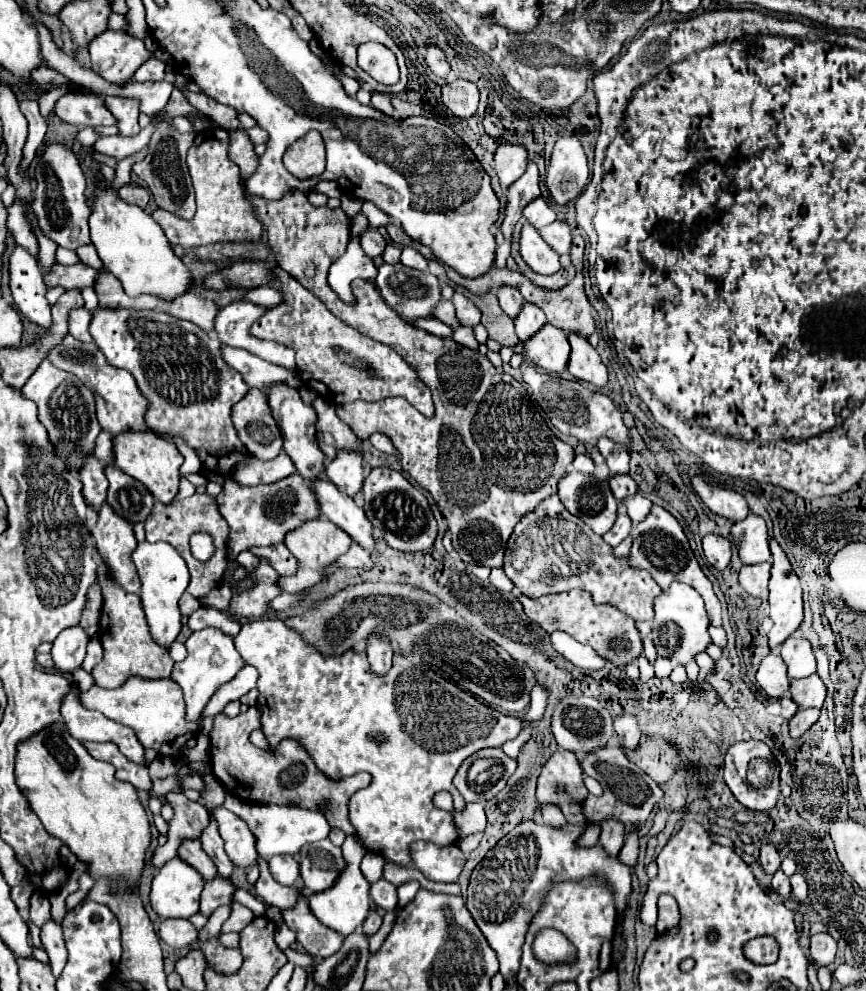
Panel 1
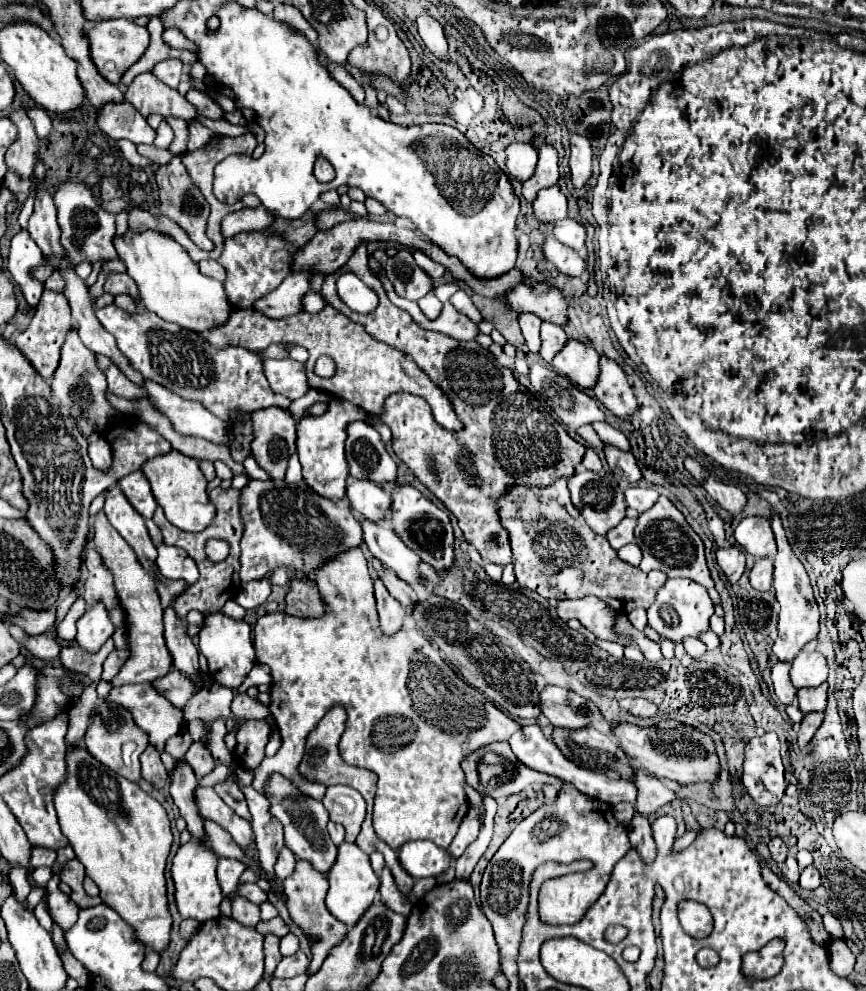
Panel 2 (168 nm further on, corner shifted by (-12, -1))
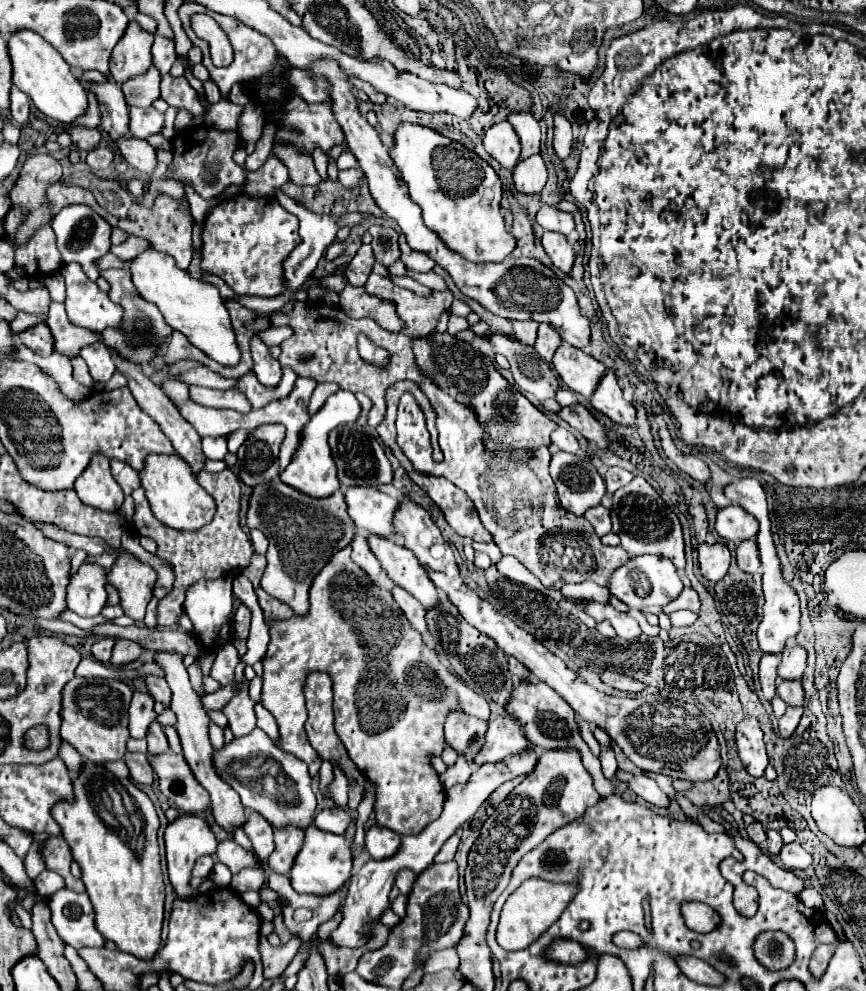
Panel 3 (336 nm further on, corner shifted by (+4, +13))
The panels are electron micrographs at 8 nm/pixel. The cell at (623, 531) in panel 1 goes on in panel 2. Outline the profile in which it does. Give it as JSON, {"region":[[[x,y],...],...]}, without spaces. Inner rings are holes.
{"region":[[[626,516],[618,526],[614,526],[614,528],[606,534],[606,540],[610,542],[610,546],[612,546],[614,550],[620,550],[622,546],[634,542],[634,528],[636,528],[636,518]]]}

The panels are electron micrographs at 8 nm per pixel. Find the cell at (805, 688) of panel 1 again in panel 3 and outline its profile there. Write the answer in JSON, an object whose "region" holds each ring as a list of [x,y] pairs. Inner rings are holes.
{"region":[[[780,680],[780,682],[778,682],[778,696],[780,696],[788,706],[802,706],[802,704],[804,704],[802,680]]]}

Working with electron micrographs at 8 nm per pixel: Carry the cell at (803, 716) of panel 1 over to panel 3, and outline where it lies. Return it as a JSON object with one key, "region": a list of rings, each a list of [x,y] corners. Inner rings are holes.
{"region":[[[788,706],[786,714],[778,720],[778,724],[780,724],[780,734],[782,734],[784,738],[792,736],[792,732],[796,730],[796,726],[798,726],[798,722],[800,722],[800,716],[802,716],[802,708],[800,708],[800,706]]]}

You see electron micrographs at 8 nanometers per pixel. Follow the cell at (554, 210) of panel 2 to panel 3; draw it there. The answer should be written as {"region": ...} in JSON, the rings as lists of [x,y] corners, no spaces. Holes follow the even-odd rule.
{"region":[[[530,156],[528,160],[522,160],[516,164],[514,184],[520,194],[526,194],[526,196],[540,194],[546,182],[548,182],[548,172],[542,156]]]}

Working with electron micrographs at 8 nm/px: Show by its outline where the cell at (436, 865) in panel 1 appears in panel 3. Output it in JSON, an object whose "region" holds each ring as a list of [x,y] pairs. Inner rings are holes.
{"region":[[[376,823],[366,832],[366,850],[374,860],[384,860],[400,850],[402,836],[390,828],[382,828]]]}

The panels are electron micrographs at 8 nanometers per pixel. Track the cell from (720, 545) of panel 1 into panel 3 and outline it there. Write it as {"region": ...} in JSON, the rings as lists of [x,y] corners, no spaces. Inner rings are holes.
{"region":[[[704,542],[698,546],[698,562],[700,562],[702,576],[710,582],[718,582],[728,572],[730,550],[722,542],[714,542],[714,544]]]}

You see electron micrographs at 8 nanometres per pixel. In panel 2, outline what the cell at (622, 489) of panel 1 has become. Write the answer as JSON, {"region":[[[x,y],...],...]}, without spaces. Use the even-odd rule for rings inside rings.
{"region":[[[604,444],[604,456],[606,456],[610,470],[614,470],[614,474],[622,476],[622,482],[634,484],[640,480],[642,474],[640,474],[640,468],[638,468],[632,452],[620,450],[618,446],[612,446],[612,444]]]}

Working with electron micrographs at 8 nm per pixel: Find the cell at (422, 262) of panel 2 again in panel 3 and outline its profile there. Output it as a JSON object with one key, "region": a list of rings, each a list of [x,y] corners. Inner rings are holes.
{"region":[[[400,234],[400,252],[402,252],[400,260],[404,262],[404,266],[410,268],[410,270],[414,270],[414,272],[428,272],[428,270],[432,270],[434,264],[436,264],[432,258],[428,258],[428,254],[418,252],[418,250],[412,250],[412,248],[408,246],[404,234]]]}

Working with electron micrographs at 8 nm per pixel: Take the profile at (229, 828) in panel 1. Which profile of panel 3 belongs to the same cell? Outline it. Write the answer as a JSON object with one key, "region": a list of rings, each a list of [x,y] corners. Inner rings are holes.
{"region":[[[166,752],[164,756],[150,756],[150,764],[158,774],[160,792],[168,798],[170,806],[184,814],[198,814],[212,808],[208,792],[192,776],[182,754]]]}

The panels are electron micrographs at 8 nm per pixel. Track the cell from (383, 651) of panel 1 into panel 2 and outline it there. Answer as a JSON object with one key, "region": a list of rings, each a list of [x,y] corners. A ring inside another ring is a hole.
{"region":[[[380,578],[374,580],[374,594],[378,602],[378,614],[380,614],[380,624],[386,634],[394,634],[400,630],[402,620],[404,620],[404,608],[396,598],[392,598],[386,590],[386,586],[380,582]]]}

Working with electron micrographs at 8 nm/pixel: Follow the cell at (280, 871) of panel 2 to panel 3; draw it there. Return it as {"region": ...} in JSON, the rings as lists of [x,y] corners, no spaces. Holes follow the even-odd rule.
{"region":[[[248,814],[248,820],[244,824],[244,832],[248,834],[252,848],[254,848],[256,856],[260,858],[260,862],[266,862],[274,850],[272,826],[260,814]]]}

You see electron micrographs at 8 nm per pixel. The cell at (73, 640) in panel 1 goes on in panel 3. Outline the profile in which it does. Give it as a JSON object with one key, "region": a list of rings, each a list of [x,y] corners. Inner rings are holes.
{"region":[[[82,564],[68,584],[66,606],[82,618],[94,618],[106,604],[106,572],[98,564]]]}

